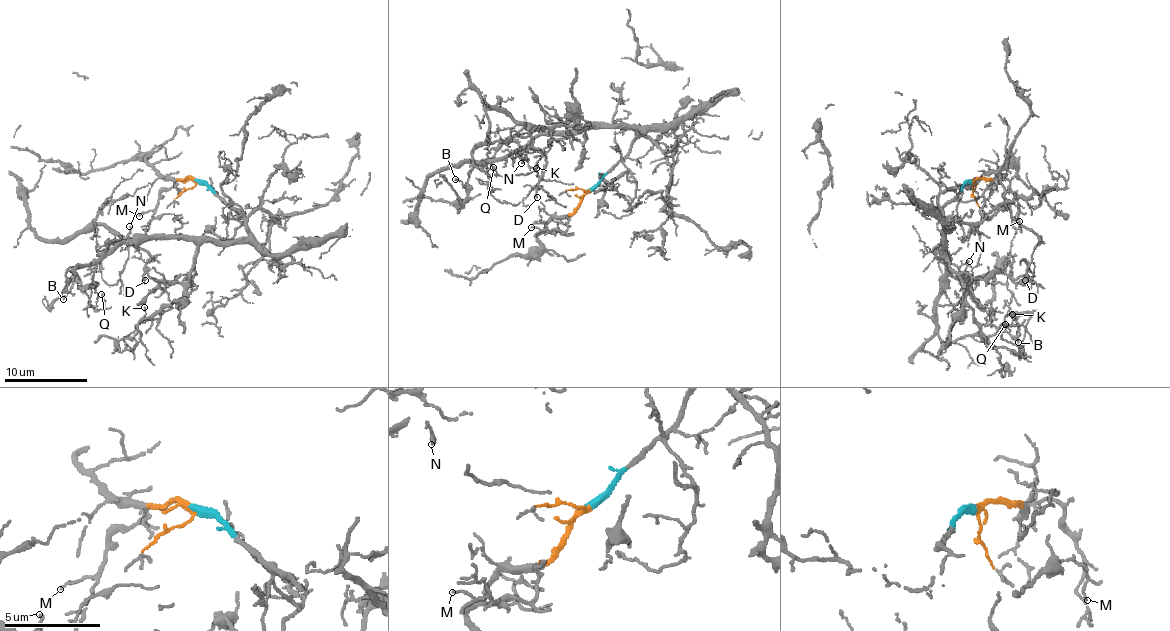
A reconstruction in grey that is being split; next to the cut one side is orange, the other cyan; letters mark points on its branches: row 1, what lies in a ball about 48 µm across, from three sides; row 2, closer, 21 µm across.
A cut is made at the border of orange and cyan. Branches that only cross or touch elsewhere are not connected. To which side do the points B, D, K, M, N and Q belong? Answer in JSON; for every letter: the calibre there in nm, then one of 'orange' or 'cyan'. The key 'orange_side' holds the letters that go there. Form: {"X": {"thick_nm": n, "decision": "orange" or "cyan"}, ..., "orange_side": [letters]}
{"B": {"thick_nm": 70, "decision": "cyan"}, "D": {"thick_nm": 170, "decision": "cyan"}, "K": {"thick_nm": 120, "decision": "cyan"}, "M": {"thick_nm": 100, "decision": "orange"}, "N": {"thick_nm": 140, "decision": "cyan"}, "Q": {"thick_nm": 120, "decision": "cyan"}, "orange_side": ["M"]}

